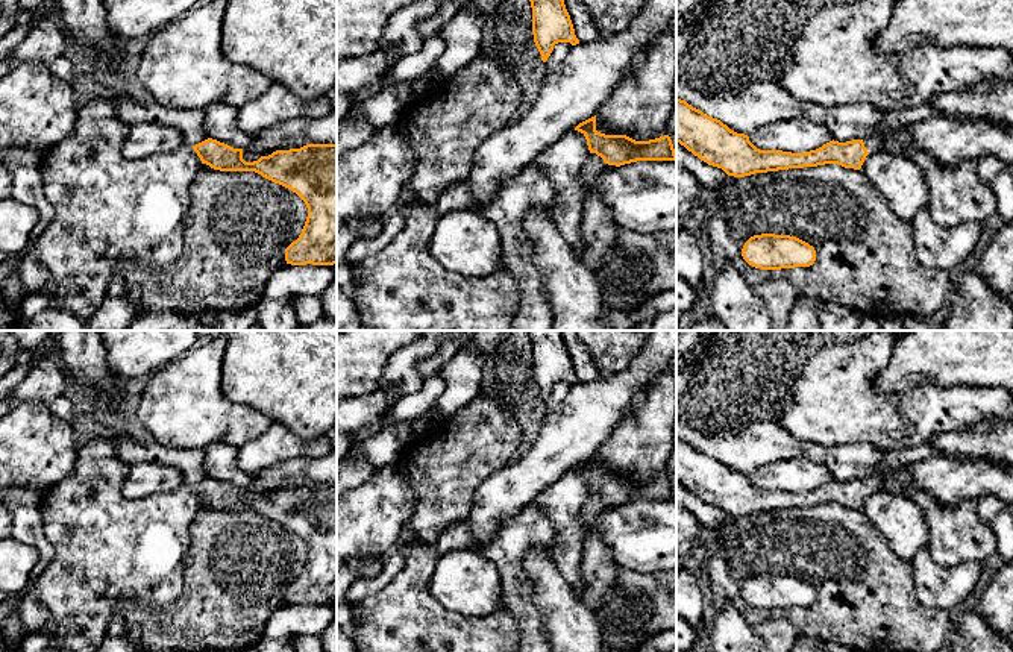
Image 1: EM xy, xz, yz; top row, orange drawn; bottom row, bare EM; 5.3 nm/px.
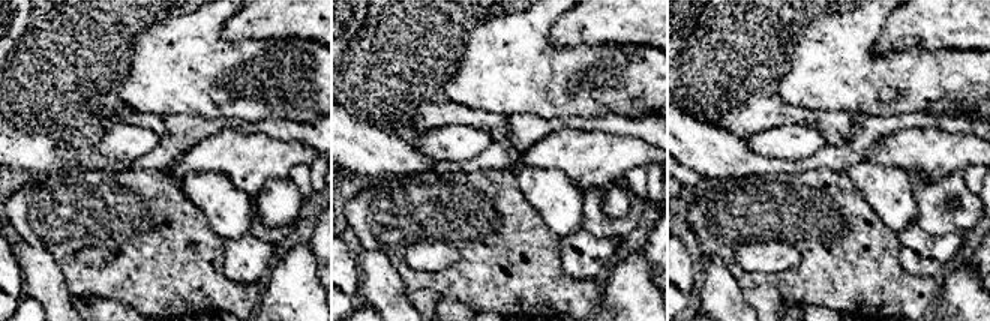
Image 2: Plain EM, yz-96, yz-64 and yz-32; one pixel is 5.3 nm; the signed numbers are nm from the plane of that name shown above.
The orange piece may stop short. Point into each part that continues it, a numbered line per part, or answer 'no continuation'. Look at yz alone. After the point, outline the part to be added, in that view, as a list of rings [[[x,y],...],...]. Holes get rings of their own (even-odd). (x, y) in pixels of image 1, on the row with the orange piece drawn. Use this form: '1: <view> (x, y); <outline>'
1: yz (907, 117); [[[930,105],[917,106],[914,109],[904,109],[904,111],[889,111],[884,112],[881,126],[870,132],[864,139],[864,147],[867,152],[877,152],[880,150],[880,141],[881,141],[881,132],[887,127],[893,126],[911,126],[914,123],[934,118],[934,117],[943,117],[945,114],[931,108]]]

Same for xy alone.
1: xy (190, 123); [[[115,97],[117,117],[127,126],[138,123],[174,127],[187,146],[208,139],[205,109],[173,109],[156,102],[143,103],[130,97]]]

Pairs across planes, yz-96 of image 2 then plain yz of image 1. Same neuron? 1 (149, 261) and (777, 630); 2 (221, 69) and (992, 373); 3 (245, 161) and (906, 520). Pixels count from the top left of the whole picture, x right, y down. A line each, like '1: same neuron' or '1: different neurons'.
1: different neurons
2: different neurons
3: different neurons

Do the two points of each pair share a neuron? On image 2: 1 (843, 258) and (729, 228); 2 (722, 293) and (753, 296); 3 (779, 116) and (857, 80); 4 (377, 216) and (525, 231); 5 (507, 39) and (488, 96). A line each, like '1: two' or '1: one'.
1: one
2: two
3: two
4: one
5: one

